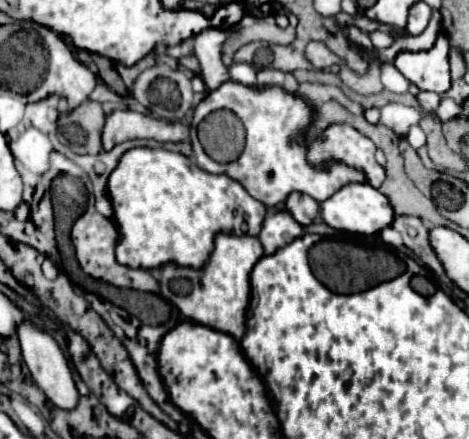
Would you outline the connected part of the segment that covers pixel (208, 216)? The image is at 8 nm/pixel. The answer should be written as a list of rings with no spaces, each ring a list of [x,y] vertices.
[[[133,147],[123,153],[107,179],[113,221],[119,233],[117,263],[153,269],[163,261],[199,269],[205,265],[217,233],[257,235],[265,217],[265,205],[255,201],[241,183],[227,175],[211,175],[199,169],[193,157],[165,149]]]

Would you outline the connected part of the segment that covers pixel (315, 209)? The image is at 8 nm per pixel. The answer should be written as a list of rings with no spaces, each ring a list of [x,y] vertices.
[[[291,193],[285,199],[285,209],[301,225],[311,225],[313,219],[319,215],[319,203],[313,197],[307,197],[303,193]]]

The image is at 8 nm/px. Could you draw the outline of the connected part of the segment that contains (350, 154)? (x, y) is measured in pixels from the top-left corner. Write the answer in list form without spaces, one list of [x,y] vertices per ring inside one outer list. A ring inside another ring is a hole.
[[[333,123],[333,125],[329,125],[321,133],[321,137],[311,139],[307,143],[307,161],[313,167],[323,167],[329,161],[345,163],[347,167],[353,167],[353,169],[363,171],[365,173],[365,183],[369,183],[371,187],[379,187],[383,183],[385,175],[383,175],[383,167],[375,161],[375,151],[377,151],[377,147],[375,147],[375,143],[369,137],[361,135],[357,129],[353,129],[347,123]]]

